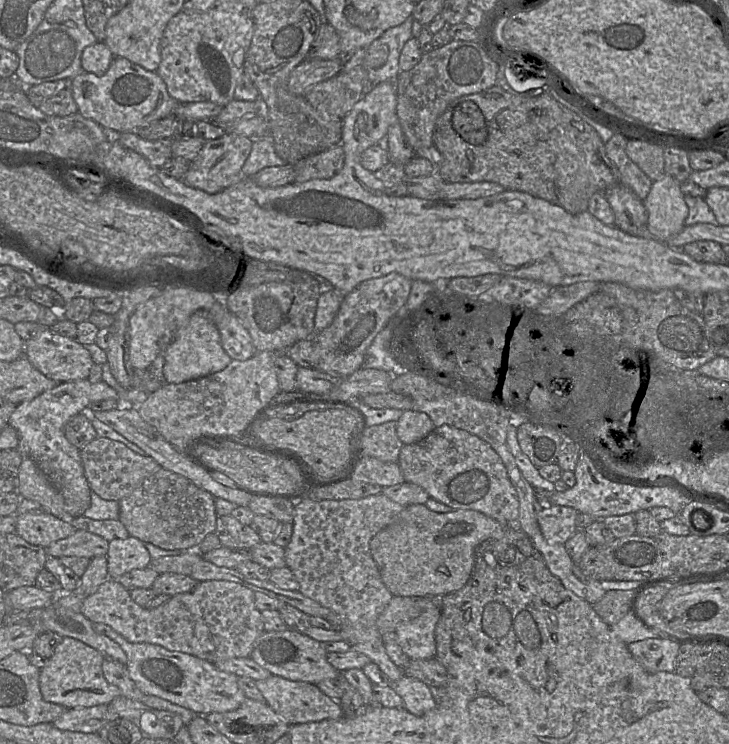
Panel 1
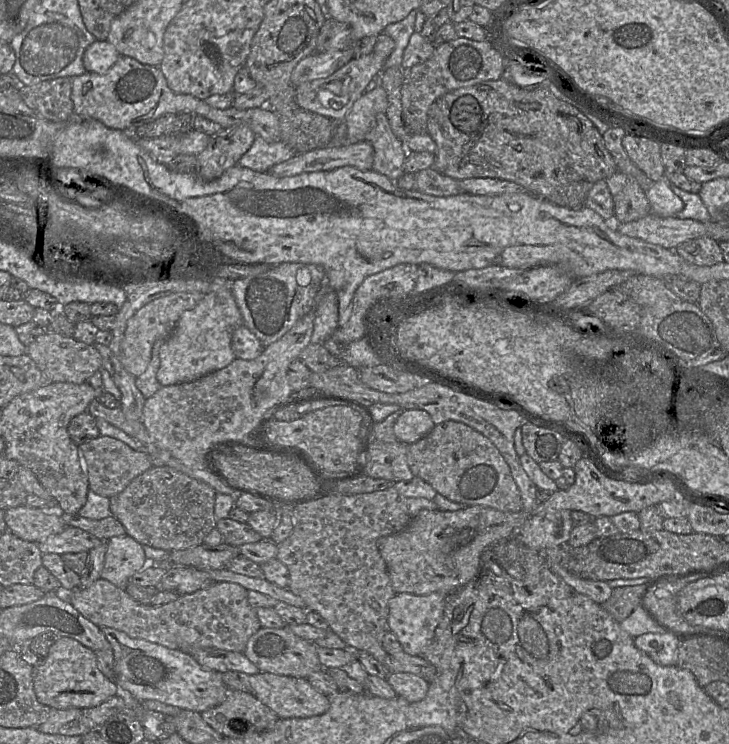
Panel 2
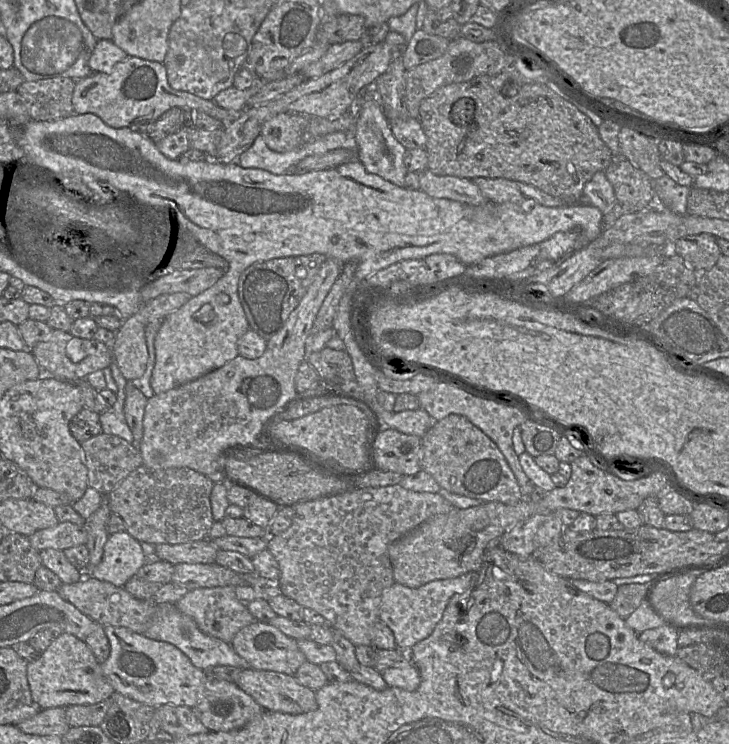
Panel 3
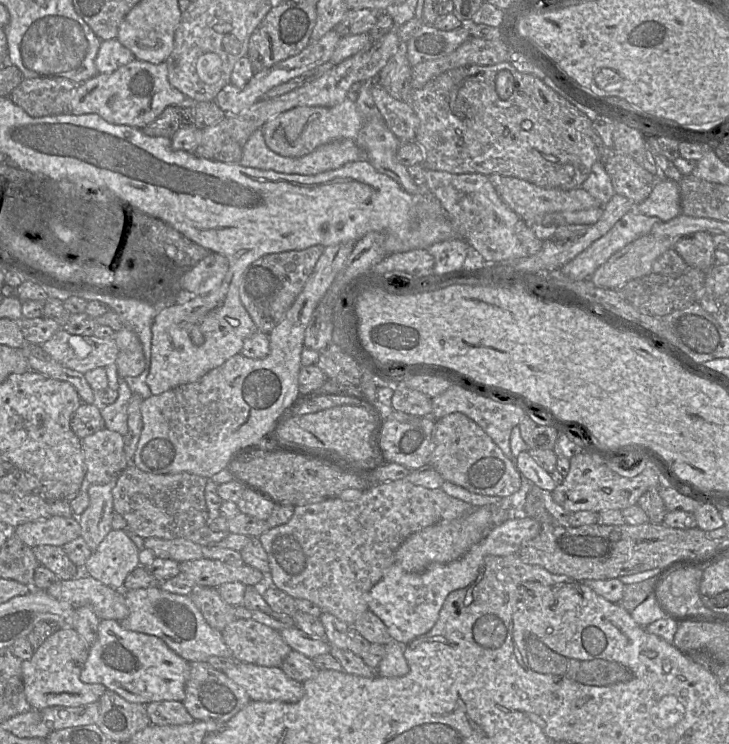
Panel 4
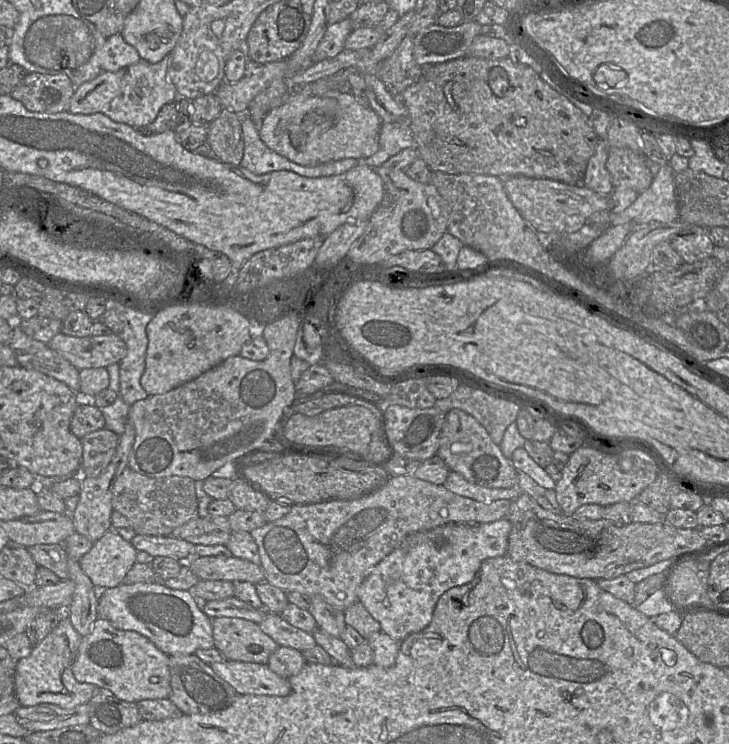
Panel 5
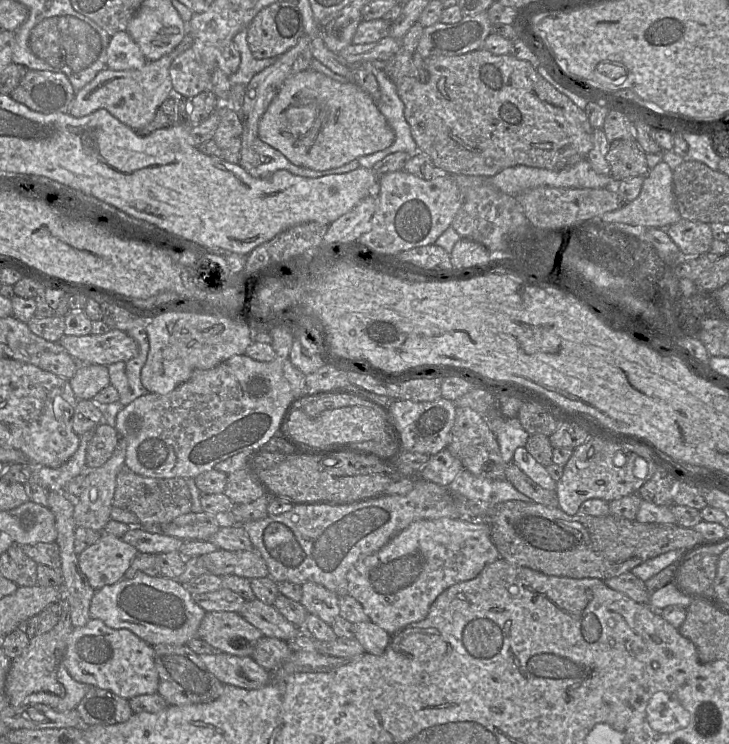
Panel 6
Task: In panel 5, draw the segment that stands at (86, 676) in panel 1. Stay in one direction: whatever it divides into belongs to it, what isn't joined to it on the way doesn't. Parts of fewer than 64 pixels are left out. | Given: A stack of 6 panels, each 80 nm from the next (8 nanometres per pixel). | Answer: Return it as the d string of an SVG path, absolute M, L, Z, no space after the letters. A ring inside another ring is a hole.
M64 617L54 630L33 647L29 656L16 662L15 692L20 706L54 704L70 709L89 702L97 686L78 682L72 671L81 639L70 618Z

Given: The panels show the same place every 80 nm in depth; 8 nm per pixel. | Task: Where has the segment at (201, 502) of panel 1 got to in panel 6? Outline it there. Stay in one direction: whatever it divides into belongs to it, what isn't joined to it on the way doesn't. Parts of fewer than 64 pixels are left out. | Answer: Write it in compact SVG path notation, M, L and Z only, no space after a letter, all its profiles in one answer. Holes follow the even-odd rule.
M125 465L116 477L113 506L134 513L142 526L169 523L192 510L192 499L186 480L183 478L150 478L135 474Z

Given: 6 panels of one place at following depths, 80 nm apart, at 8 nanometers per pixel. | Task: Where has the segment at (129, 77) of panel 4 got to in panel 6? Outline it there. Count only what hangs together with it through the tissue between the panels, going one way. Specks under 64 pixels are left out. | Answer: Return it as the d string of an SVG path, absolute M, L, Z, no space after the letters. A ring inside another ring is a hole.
M186 32L174 50L157 61L148 61L140 69L113 71L107 67L94 79L75 93L68 113L76 118L87 116L99 109L107 110L113 117L133 130L149 124L155 117L159 106L172 96L172 83L169 68L172 61L192 45L192 37Z

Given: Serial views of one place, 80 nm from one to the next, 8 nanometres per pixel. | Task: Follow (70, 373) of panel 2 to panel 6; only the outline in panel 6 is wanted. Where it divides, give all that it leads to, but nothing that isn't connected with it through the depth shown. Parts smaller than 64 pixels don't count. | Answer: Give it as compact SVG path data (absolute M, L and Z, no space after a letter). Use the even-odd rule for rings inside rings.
M110 329L101 335L64 335L59 341L79 364L109 366L137 356L139 347L126 332Z

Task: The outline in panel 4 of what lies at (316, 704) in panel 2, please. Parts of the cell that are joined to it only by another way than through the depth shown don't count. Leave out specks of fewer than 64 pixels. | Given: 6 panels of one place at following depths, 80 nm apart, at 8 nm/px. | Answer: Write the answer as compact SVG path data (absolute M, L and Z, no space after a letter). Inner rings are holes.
M233 661L232 666L223 672L233 682L241 686L252 701L296 703L304 695L303 684L288 677L280 667L267 667L243 661Z

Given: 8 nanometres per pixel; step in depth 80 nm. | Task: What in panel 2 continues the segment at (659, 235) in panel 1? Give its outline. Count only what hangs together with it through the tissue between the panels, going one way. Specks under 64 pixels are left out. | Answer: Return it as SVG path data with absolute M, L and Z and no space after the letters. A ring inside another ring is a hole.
M664 175L652 183L646 191L652 214L660 217L676 217L676 214L683 209L682 199L671 190L669 184L670 181Z

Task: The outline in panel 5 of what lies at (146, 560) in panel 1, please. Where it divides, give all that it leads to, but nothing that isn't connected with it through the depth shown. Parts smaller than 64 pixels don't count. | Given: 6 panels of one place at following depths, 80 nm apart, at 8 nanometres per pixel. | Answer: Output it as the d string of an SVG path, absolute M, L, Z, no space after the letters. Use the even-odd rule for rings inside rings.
M110 530L94 543L79 564L93 585L102 591L123 583L127 572L137 562L137 552L131 542Z

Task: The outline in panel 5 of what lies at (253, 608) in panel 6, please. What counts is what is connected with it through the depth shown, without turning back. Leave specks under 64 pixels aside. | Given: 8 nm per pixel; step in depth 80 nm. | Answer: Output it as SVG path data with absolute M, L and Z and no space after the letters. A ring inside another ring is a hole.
M267 612L258 625L279 646L294 648L302 652L317 644L312 633L291 625L281 615L273 612Z

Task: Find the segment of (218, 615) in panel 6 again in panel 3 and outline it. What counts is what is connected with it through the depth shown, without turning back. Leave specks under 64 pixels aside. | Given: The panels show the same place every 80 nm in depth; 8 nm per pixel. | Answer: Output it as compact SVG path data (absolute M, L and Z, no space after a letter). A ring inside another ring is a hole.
M255 621L233 638L232 648L252 668L294 675L306 661L297 641L268 623Z

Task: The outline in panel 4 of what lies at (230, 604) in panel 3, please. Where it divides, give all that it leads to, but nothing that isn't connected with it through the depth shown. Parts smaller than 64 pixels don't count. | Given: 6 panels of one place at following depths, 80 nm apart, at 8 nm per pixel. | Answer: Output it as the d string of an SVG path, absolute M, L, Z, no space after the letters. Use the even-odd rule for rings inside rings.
M195 586L188 596L201 611L206 622L220 632L237 619L235 606L225 602L216 587Z

